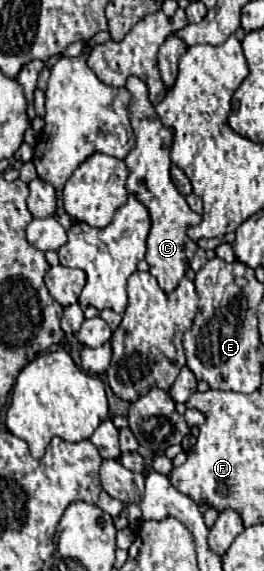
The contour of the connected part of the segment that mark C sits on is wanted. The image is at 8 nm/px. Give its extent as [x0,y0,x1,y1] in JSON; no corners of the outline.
[125,75,201,293]

